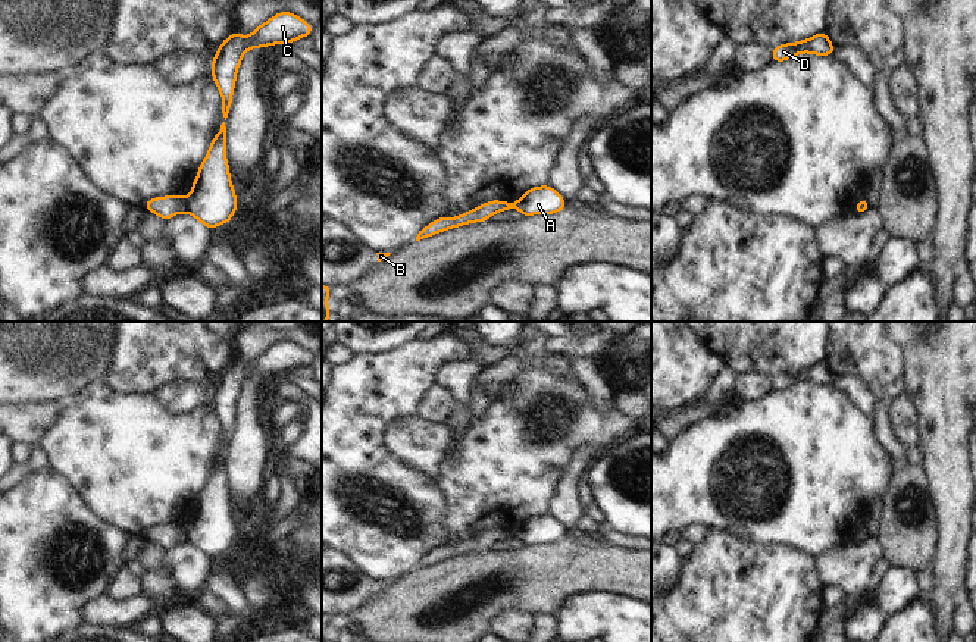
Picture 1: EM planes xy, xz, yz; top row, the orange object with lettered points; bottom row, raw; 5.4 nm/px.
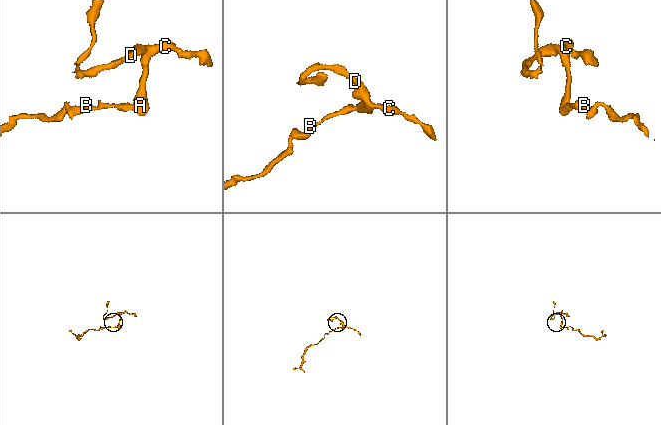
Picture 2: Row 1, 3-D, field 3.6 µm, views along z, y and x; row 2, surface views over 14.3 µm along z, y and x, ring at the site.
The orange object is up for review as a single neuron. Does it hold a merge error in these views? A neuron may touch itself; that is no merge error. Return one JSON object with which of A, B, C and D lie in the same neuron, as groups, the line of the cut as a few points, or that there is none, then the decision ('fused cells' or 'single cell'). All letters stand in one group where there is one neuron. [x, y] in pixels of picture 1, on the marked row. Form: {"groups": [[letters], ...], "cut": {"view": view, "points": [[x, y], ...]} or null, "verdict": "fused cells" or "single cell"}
{"groups": [["A", "C", "D"], ["B"]], "cut": {"view": "xy", "points": [[184, 199], [187, 212]]}, "verdict": "fused cells"}

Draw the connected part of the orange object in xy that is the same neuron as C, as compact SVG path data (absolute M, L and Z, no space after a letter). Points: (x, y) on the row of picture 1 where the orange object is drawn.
M279 12L259 25L250 35L232 32L223 40L213 56L210 73L222 97L222 113L226 120L237 81L237 71L243 54L253 47L294 43L301 37L310 37L313 26L293 12Z

